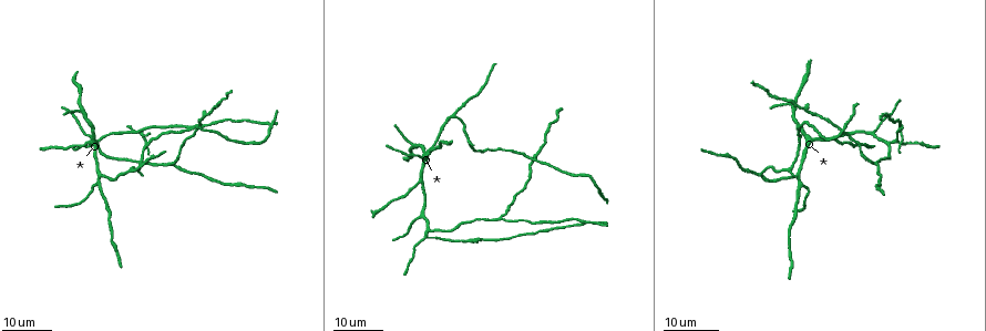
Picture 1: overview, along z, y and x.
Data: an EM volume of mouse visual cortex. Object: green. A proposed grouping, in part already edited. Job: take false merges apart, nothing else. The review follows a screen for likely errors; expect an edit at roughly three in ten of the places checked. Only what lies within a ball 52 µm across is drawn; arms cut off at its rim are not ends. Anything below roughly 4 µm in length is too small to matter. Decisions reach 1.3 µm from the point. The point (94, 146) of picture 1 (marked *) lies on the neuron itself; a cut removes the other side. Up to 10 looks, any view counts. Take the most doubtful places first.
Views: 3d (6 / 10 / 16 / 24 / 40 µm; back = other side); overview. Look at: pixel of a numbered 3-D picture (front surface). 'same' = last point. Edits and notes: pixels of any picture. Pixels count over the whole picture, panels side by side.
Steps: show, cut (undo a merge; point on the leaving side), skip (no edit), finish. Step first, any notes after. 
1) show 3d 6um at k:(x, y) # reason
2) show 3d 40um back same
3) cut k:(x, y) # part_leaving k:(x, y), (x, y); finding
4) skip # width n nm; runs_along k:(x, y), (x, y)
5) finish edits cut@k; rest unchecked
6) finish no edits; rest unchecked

show 3d 16um at 1:(795, 175) # three arms meet

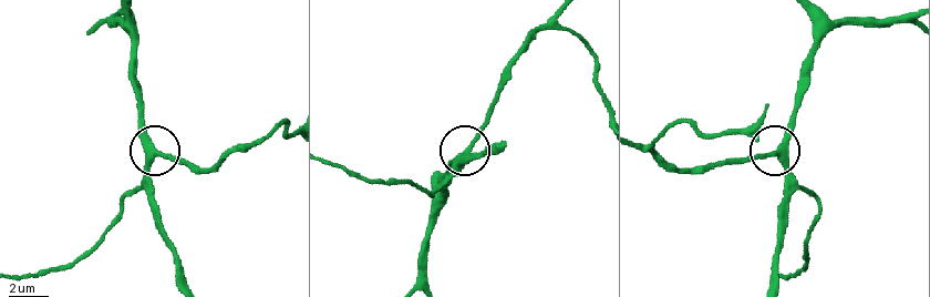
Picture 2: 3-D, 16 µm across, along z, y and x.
show 3d 6um at 2:(776, 153)

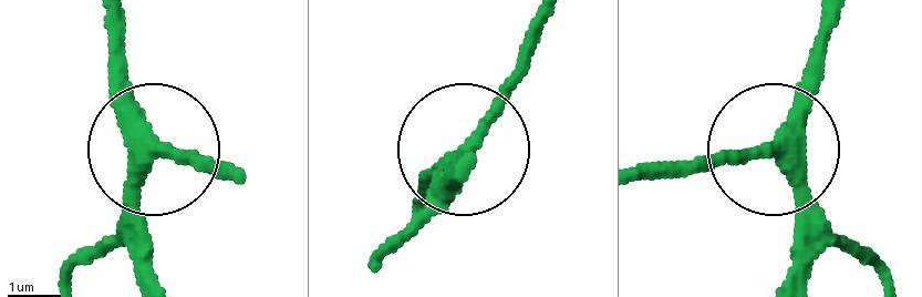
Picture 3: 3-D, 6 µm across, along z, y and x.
show 3d 6um back at 3:(771, 152)

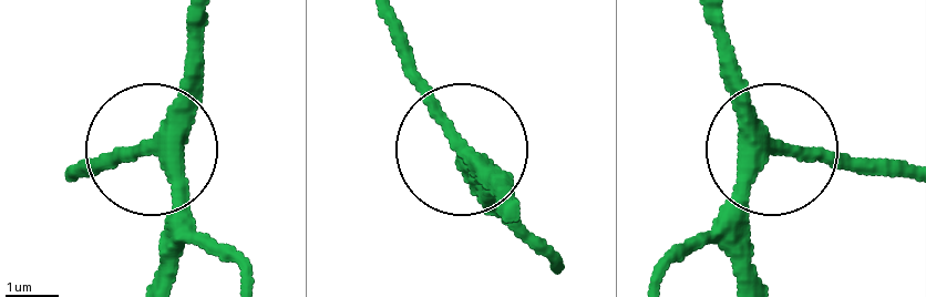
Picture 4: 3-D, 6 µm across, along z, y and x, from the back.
skip # side_arm 21 um; runs_along 4:(197, 24), (179, 104), (148, 144), (171, 197), (171, 276); one neuron here

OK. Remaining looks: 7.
show 3d 24um at 1:(141, 133) # arms run side by side

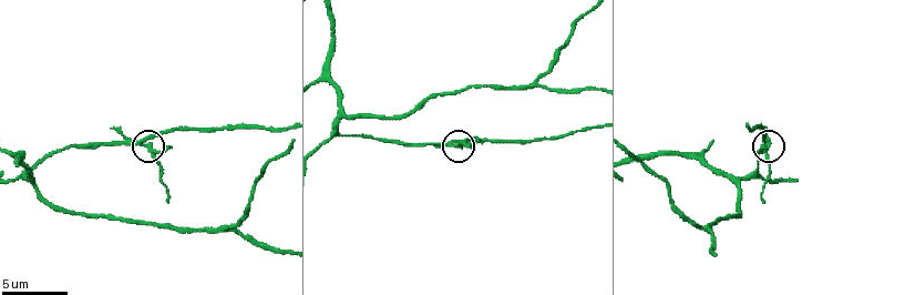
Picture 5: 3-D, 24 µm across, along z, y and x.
show 3d 6um at 5:(144, 141)

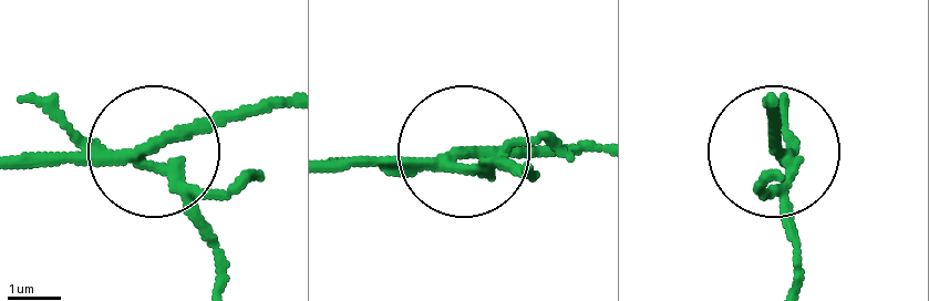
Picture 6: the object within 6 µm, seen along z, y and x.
cut 6:(183, 198) # arms 4; part_leaving 6:(124, 155), (160, 168), (208, 248), (213, 288); a second neuron is stuck on

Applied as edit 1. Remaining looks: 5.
show overview # see it whole again

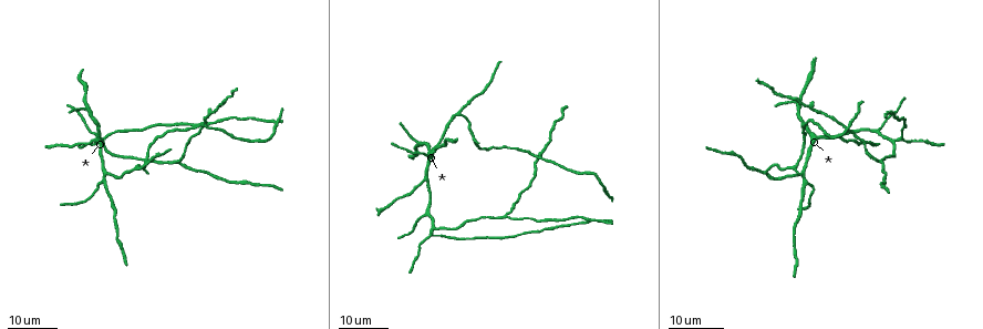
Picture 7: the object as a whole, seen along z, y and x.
show 3d 16um at 7:(425, 179) # small branch off a trunk

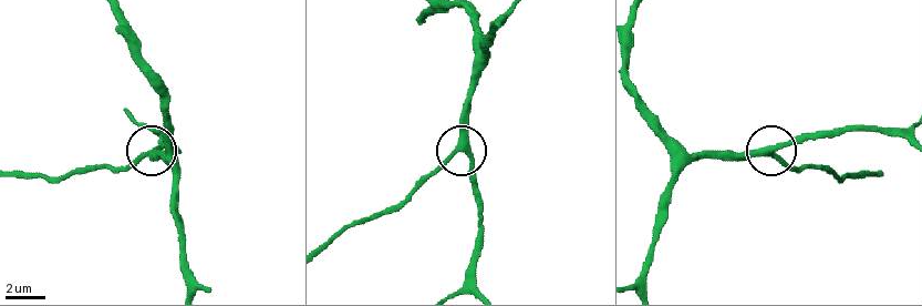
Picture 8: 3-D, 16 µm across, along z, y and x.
show 3d 6um at 8:(767, 149) # closer look

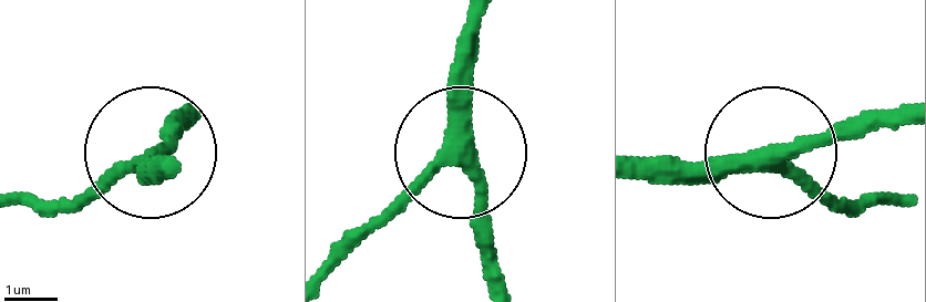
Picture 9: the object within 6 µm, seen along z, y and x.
show 3d 6um back at 9:(775, 158) # from behind

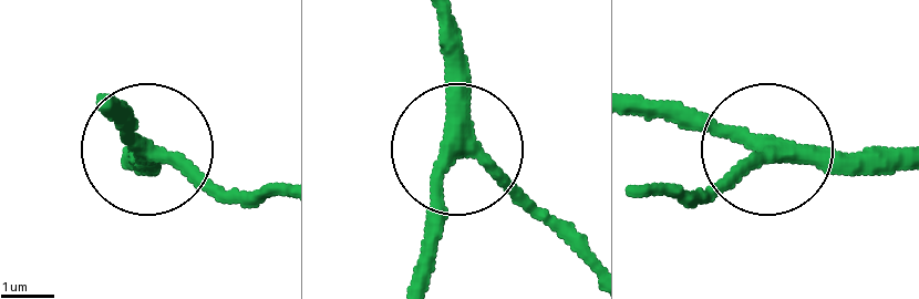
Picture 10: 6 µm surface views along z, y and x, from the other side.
skip # arms 3; runs_along 10:(895, 164), (790, 164), (759, 151), (688, 199); all the same neuron

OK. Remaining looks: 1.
show 3d 10um at 5:(757, 175) # branch point

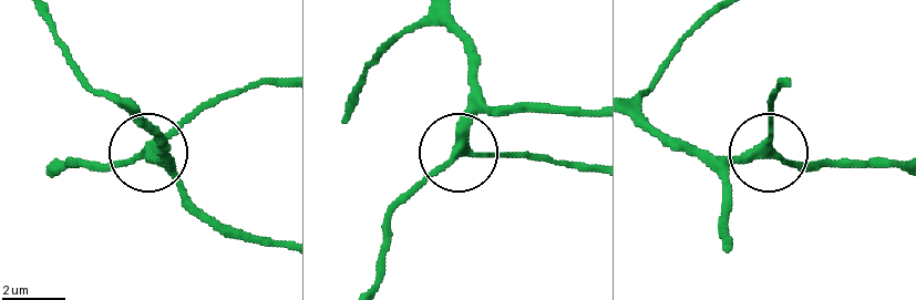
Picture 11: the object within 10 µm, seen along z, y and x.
skip # runs_along 11:(634, 110), (673, 138), (729, 159), (771, 152), (837, 165); all the same neuron

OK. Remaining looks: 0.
finish edits cut@6; rest unchecked

